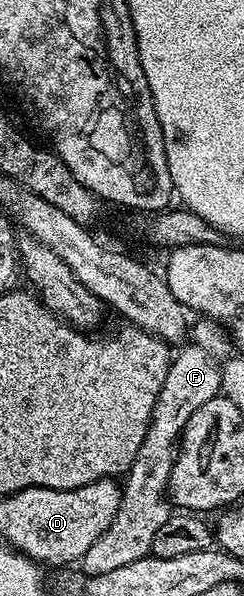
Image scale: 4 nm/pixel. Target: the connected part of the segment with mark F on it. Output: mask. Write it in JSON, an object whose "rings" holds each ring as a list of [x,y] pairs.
{"rings":[[[201,318],[197,322],[192,325],[189,341],[178,349],[172,359],[169,374],[154,403],[145,441],[137,450],[133,466],[125,474],[117,514],[113,522],[109,522],[109,530],[105,530],[105,534],[101,534],[101,538],[97,538],[97,542],[85,550],[81,568],[88,576],[110,574],[112,570],[121,570],[121,566],[129,566],[129,562],[137,562],[151,555],[157,529],[173,515],[173,505],[167,495],[178,440],[193,412],[222,391],[220,374],[225,354],[225,330],[214,320]]]}

